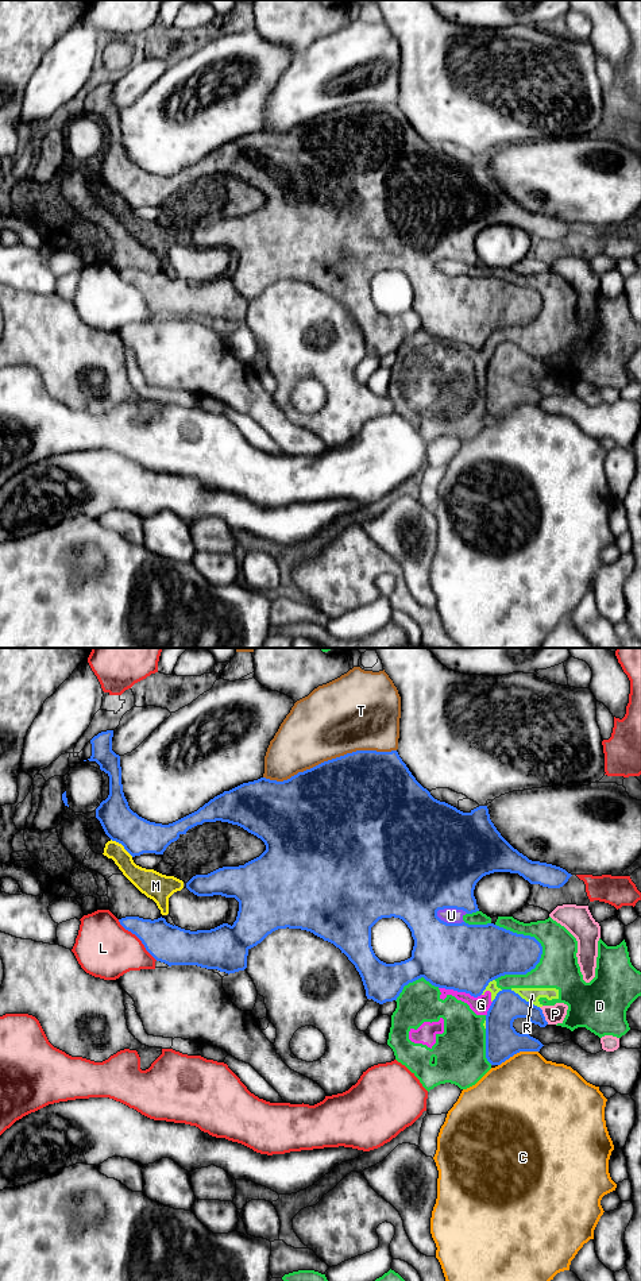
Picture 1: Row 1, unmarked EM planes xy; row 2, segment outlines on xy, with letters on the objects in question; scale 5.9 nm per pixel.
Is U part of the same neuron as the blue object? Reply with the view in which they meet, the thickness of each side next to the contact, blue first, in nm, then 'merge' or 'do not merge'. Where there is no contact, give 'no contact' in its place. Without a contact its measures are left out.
xy | 500/100 nm | do not merge

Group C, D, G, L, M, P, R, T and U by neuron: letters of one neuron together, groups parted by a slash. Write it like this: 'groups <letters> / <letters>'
groups C / D G R U / L / M / P / T

